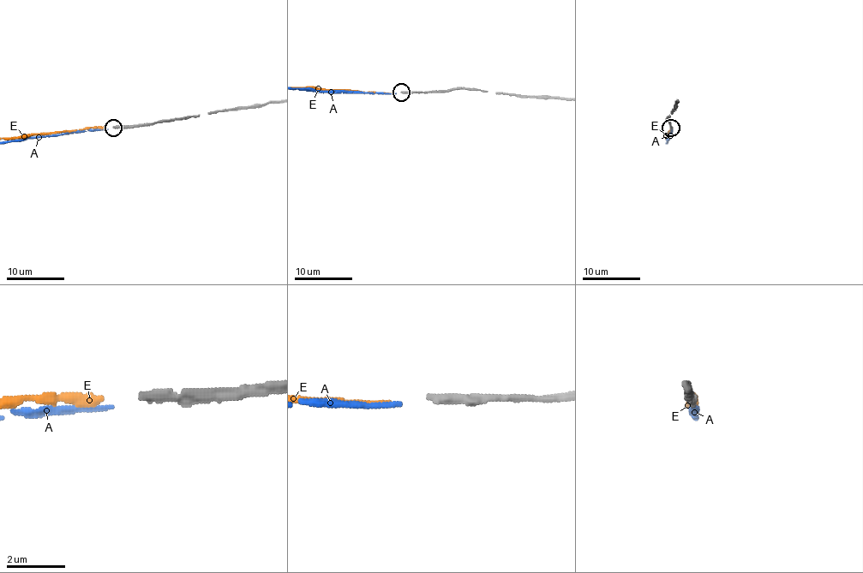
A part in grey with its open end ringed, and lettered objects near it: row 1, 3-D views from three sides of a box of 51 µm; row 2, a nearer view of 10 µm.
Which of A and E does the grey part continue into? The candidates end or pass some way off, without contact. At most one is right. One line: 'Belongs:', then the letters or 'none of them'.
Belongs: A

